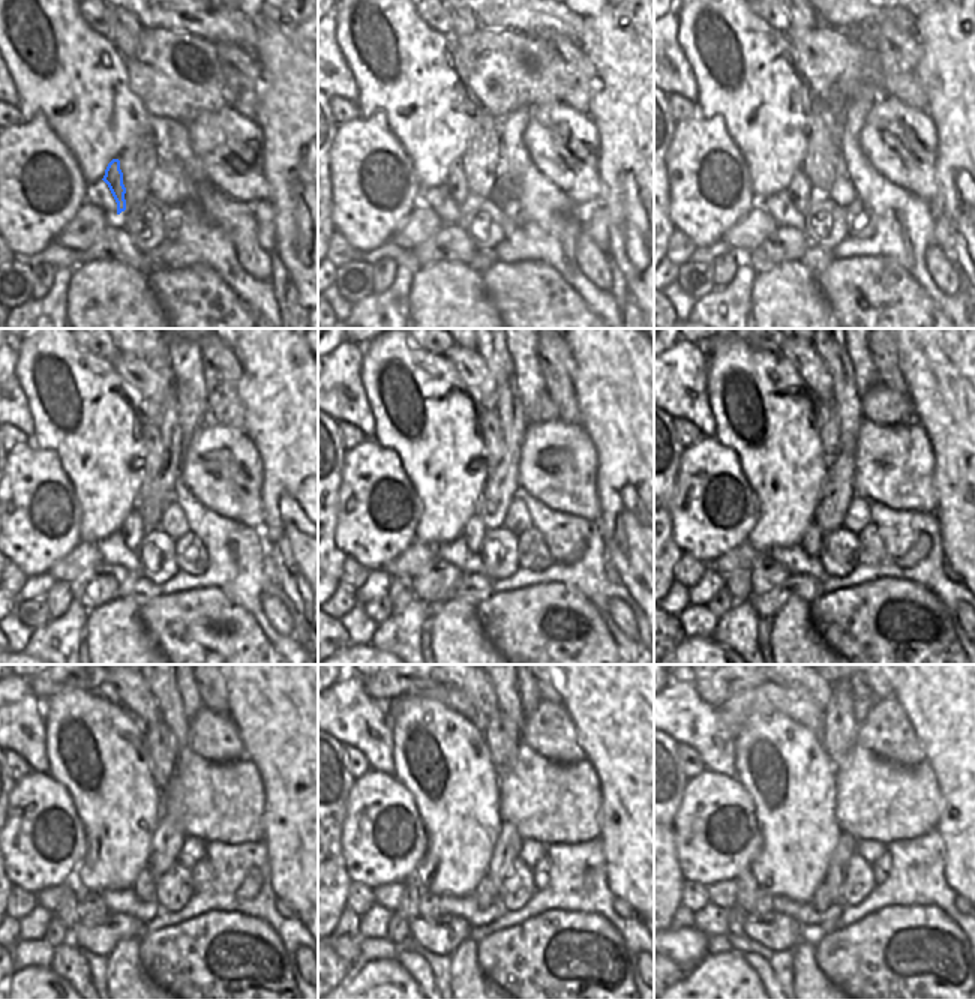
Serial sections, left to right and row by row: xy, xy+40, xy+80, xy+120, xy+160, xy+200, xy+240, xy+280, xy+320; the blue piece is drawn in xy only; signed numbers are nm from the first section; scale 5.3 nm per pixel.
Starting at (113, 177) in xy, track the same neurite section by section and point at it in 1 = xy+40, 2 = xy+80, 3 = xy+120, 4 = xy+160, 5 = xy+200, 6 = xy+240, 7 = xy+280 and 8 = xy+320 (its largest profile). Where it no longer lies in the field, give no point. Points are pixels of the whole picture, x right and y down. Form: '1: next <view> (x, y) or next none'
1: next xy+40 (456, 185)
2: next xy+80 (800, 189)
3: next xy+120 (134, 528)
4: next xy+160 (476, 528)
5: next xy+200 (812, 542)
6: next xy+240 (144, 887)
7: next xy+280 (485, 896)
8: next xy+320 (822, 899)

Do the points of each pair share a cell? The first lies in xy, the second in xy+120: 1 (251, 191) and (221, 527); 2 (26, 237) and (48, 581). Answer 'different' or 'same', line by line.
1: different
2: different

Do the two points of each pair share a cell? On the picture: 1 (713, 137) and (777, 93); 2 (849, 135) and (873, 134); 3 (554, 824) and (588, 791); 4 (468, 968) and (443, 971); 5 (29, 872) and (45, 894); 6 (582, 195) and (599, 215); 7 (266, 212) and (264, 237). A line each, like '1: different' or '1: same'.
1: different
2: different
3: same
4: different
5: different
6: different
7: same

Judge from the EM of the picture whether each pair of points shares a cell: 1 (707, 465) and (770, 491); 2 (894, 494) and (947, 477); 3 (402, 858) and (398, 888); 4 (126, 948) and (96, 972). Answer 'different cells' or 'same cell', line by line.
1: different cells
2: different cells
3: different cells
4: different cells

